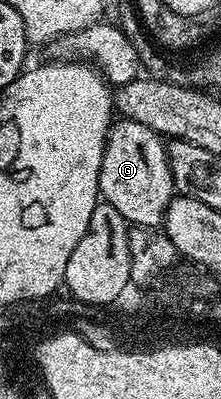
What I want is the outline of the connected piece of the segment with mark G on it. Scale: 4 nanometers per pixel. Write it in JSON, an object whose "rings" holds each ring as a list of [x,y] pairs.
{"rings":[[[126,119],[114,120],[103,151],[103,163],[99,167],[99,197],[100,200],[111,203],[119,215],[133,227],[157,227],[165,220],[167,207],[175,196],[171,167],[169,166],[169,150],[160,133],[144,126],[143,123]]]}

